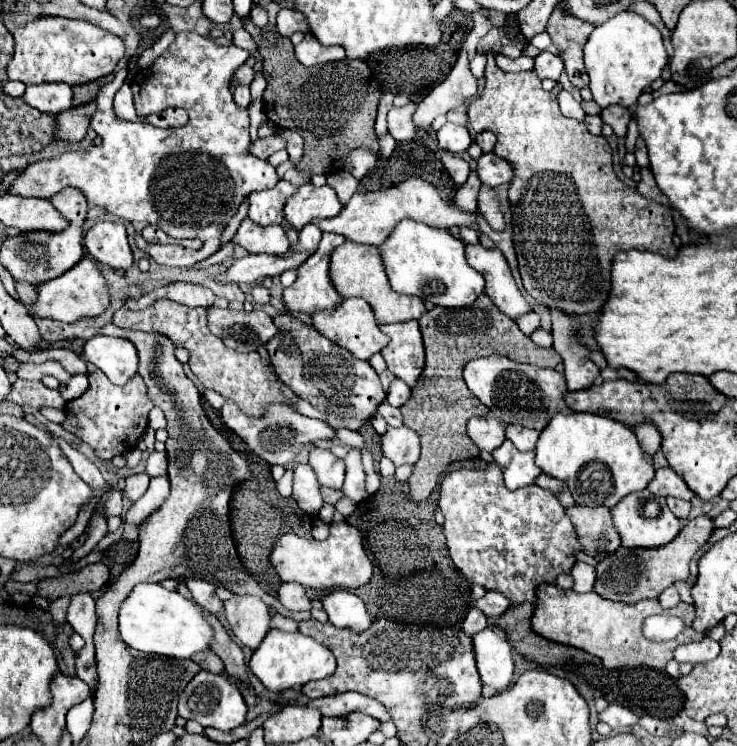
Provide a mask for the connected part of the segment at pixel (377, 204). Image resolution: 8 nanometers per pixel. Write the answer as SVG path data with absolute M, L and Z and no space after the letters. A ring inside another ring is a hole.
M409 178L393 188L387 190L379 190L379 192L355 192L353 198L349 200L349 204L343 206L343 210L335 216L335 218L317 218L311 220L313 224L317 224L323 232L333 232L333 234L341 234L351 242L359 242L359 244L373 244L379 246L385 242L385 236L395 228L397 222L401 222L403 218L411 218L415 222L423 222L427 226L433 228L451 228L451 226L469 226L469 228L477 228L477 224L473 222L477 216L475 214L465 214L449 204L445 204L439 196L439 192L435 190L433 184L421 180L421 178Z

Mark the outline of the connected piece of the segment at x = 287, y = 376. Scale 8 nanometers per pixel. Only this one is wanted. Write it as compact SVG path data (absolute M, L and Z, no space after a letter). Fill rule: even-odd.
M279 314L273 318L279 332L269 340L269 360L277 376L303 400L317 404L315 408L325 412L331 426L343 426L349 430L359 430L377 406L385 400L385 390L381 388L377 372L369 362L357 360L345 348L333 344L315 328L303 324L291 314ZM321 396L321 406L317 398Z

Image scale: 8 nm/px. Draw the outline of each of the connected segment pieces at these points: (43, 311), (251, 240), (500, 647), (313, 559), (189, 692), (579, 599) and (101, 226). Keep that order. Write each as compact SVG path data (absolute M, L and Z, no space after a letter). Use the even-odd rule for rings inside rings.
M83 256L71 270L39 286L39 300L35 302L35 306L29 308L29 314L61 322L77 322L83 318L93 318L103 314L109 308L109 302L111 294L107 290L107 282L103 278L103 272L99 270L99 264L93 258Z
M245 218L233 236L233 242L251 254L285 254L289 248L283 226L259 226Z
M485 628L473 636L473 650L481 682L499 692L505 690L513 678L511 644L491 628Z
M347 522L331 524L331 534L327 540L307 540L295 534L283 534L269 556L269 562L277 570L283 582L297 582L315 590L355 590L365 586L373 574L373 564L363 548L363 538L359 530Z
M201 670L179 696L179 716L185 720L195 720L201 726L213 726L217 730L233 730L245 722L247 704L239 688L225 674L211 674Z
M541 584L541 588L537 588L537 602L535 602L535 612L531 616L531 628L533 628L533 632L537 632L539 636L543 636L547 640L575 646L575 648L581 648L581 650L601 658L603 666L609 670L623 668L623 666L631 666L631 668L649 666L655 670L663 670L665 664L673 658L673 650L677 646L703 640L703 636L693 632L693 628L691 628L693 618L695 618L695 608L685 602L679 602L675 608L665 612L657 600L641 600L637 604L621 604L621 602L605 600L605 598L597 596L595 592L577 594L573 590L561 590L555 584ZM653 614L677 616L685 622L685 630L673 640L649 642L643 636L641 626L643 626L643 620Z
M97 222L87 230L83 242L89 256L105 266L127 270L133 264L133 254L127 244L127 232L121 222Z

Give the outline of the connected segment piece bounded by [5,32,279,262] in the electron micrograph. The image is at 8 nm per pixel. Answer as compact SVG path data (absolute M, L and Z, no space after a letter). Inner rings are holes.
M197 32L177 34L169 50L165 50L149 68L141 70L131 82L137 120L117 118L113 110L114 96L126 81L128 71L124 68L114 74L114 78L99 90L96 97L97 111L91 120L91 128L101 134L103 144L93 146L87 152L67 152L59 158L41 160L27 166L5 190L5 194L25 198L51 198L63 188L73 186L85 194L89 206L103 206L107 212L129 220L135 226L135 242L145 254L149 254L149 244L143 240L141 230L147 224L157 224L173 238L199 238L203 242L203 248L197 250L197 262L209 258L217 252L221 232L237 212L243 198L247 198L247 194L255 190L273 188L279 182L279 176L269 162L259 160L247 152L251 144L249 116L247 110L239 108L231 98L231 76L247 58L249 52L235 44L219 46L211 38L205 38ZM165 108L187 110L189 122L181 128L161 130L143 120L151 114L163 112Z

